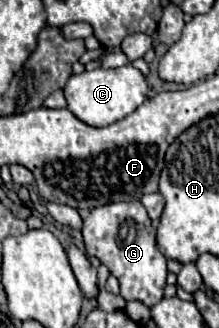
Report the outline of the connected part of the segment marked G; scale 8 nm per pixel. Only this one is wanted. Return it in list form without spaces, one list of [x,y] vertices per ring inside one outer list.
[[[121,201],[109,203],[103,207],[91,209],[83,219],[83,241],[87,255],[97,257],[113,277],[121,283],[121,297],[125,301],[141,301],[147,307],[153,307],[163,299],[165,277],[167,277],[167,259],[157,247],[155,229],[147,217],[145,207],[139,201]]]

